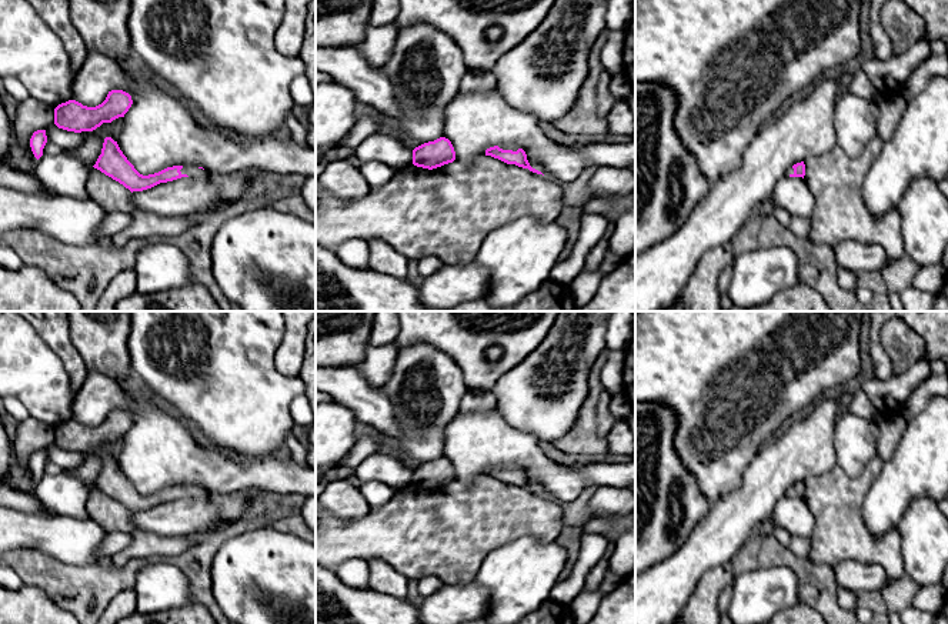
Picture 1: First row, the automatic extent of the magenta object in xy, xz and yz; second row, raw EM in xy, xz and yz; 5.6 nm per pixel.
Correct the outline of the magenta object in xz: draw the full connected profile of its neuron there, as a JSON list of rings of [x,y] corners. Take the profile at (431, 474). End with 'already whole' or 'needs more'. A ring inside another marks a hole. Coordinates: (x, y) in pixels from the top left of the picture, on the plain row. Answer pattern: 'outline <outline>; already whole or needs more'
outline [[[445,457],[424,463],[413,470],[413,484],[428,490],[453,483],[454,480],[454,467]]]; already whole

